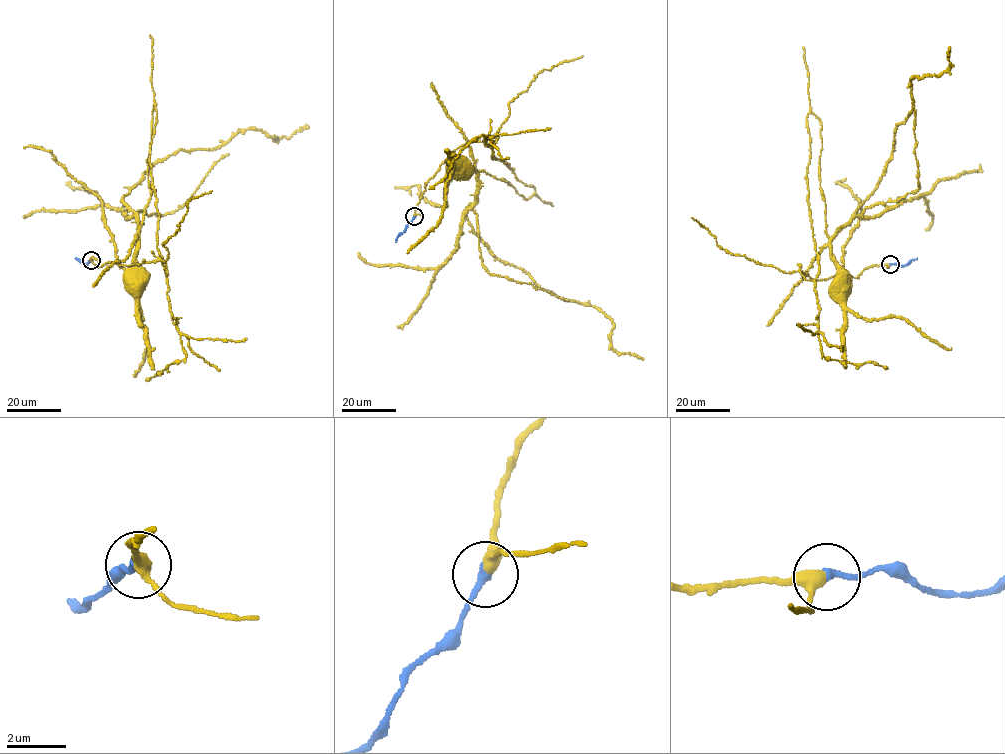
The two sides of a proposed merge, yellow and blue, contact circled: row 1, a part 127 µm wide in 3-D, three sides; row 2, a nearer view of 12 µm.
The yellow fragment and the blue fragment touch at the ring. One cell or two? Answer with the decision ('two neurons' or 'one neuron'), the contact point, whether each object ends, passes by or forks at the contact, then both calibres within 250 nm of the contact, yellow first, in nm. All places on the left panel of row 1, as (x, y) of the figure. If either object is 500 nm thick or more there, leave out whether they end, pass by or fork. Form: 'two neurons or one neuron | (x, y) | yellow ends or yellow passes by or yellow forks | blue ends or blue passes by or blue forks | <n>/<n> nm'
one neuron | (91, 260) | yellow passes by | blue ends | 360/280 nm

